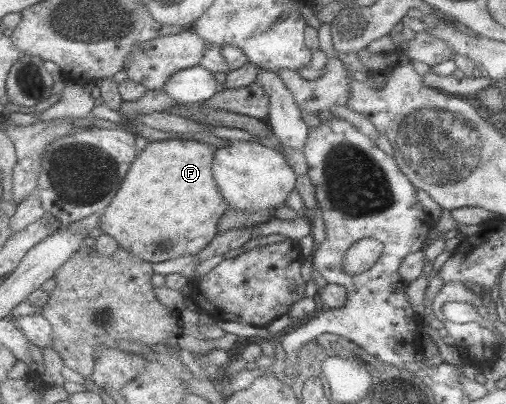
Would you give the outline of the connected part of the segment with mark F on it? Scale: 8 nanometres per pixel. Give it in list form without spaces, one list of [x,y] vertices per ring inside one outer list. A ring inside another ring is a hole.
[[[184,136],[149,142],[131,165],[116,198],[102,211],[99,223],[102,233],[111,236],[118,247],[152,263],[200,253],[218,235],[220,220],[229,209],[213,171],[217,149],[208,147],[206,139],[204,144],[201,138]]]

